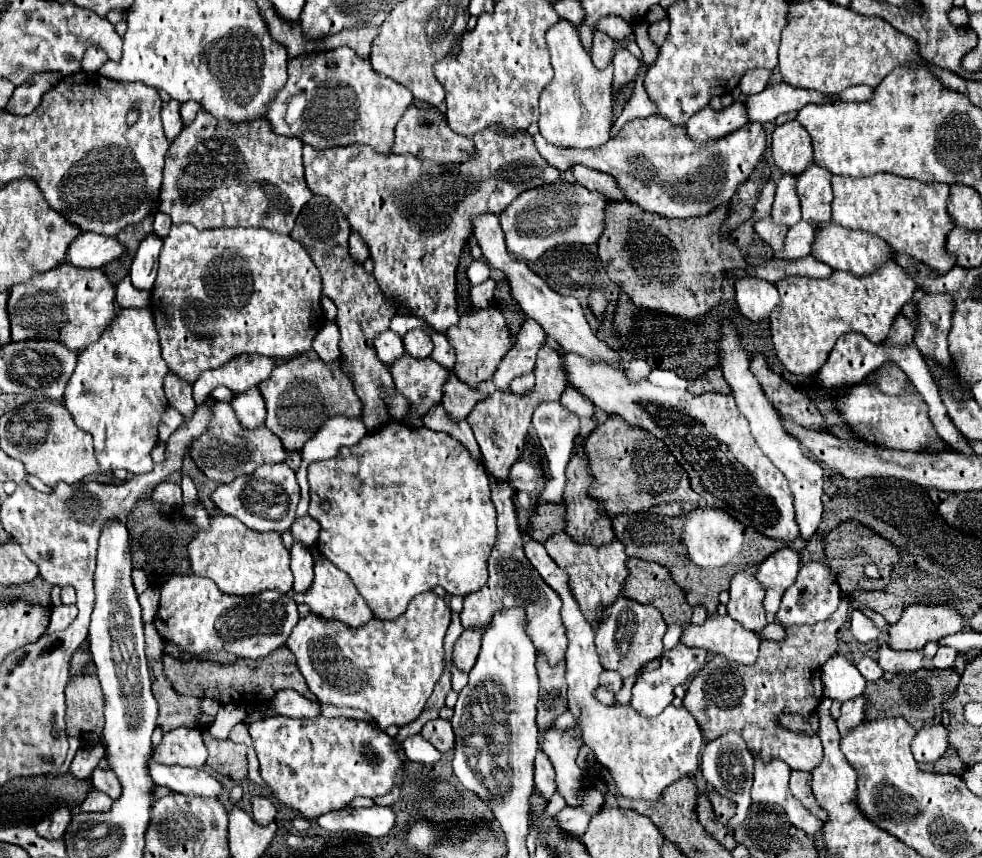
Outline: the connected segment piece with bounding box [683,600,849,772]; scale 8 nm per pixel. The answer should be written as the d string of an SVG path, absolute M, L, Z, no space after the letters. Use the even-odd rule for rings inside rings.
M841 600L839 610L835 610L829 620L813 626L791 626L787 628L785 642L763 640L755 666L741 666L723 656L715 656L707 662L707 666L691 680L683 698L683 706L697 720L703 738L711 742L727 732L735 732L745 740L749 752L763 762L779 758L791 768L807 772L819 766L823 758L819 736L789 730L779 722L779 716L799 714L807 718L817 710L823 696L821 666L835 654L835 632L843 626L847 616L849 602Z

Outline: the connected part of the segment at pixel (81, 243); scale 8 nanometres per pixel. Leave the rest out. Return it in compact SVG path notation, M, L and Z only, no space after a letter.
M83 232L75 238L65 254L65 262L75 268L101 268L123 254L123 246L113 236Z

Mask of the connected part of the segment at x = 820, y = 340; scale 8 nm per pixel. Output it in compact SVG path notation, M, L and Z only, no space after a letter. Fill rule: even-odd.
M883 266L873 278L855 278L853 274L833 272L829 278L807 278L789 276L777 284L781 304L775 314L771 314L771 340L781 364L793 374L817 374L835 340L845 332L861 332L873 344L883 342L895 314L901 312L903 304L911 300L915 292L915 282L899 270L899 266Z

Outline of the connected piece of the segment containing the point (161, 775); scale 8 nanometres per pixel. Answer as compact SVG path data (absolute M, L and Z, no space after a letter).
M151 760L151 776L157 786L167 786L173 792L187 796L219 796L225 788L223 784L197 768L181 768L181 766L163 766Z

